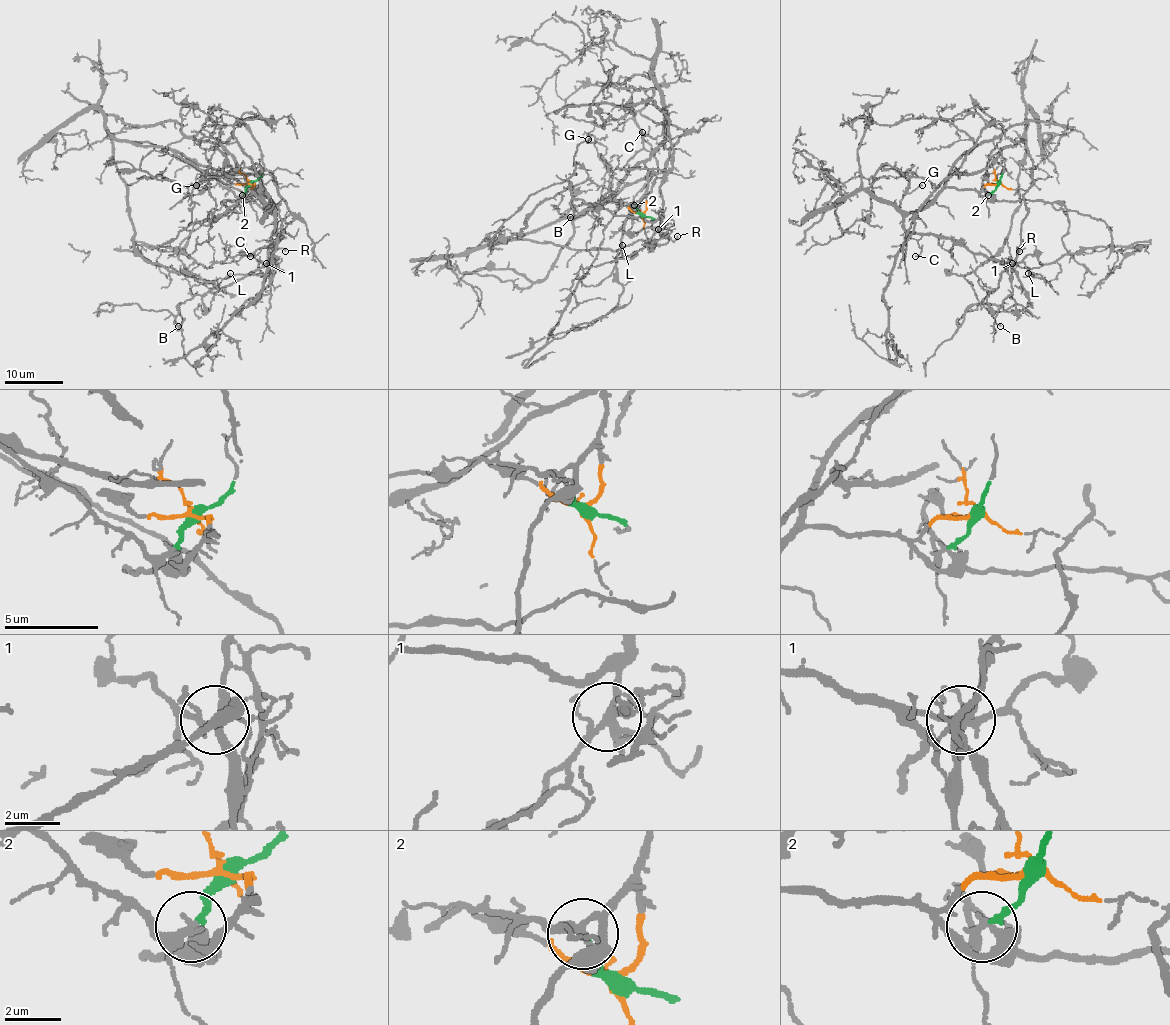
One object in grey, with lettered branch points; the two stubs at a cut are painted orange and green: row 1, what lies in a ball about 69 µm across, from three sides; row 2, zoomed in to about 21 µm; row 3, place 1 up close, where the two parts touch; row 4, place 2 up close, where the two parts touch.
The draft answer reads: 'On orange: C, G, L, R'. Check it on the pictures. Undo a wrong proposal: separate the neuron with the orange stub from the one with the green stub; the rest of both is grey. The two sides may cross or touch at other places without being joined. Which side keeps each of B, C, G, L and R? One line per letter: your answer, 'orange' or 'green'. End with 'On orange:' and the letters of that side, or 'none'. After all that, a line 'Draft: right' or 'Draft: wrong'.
B: orange
C: orange
G: orange
L: orange
R: green
On orange: B, C, G, L
Draft: wrong

